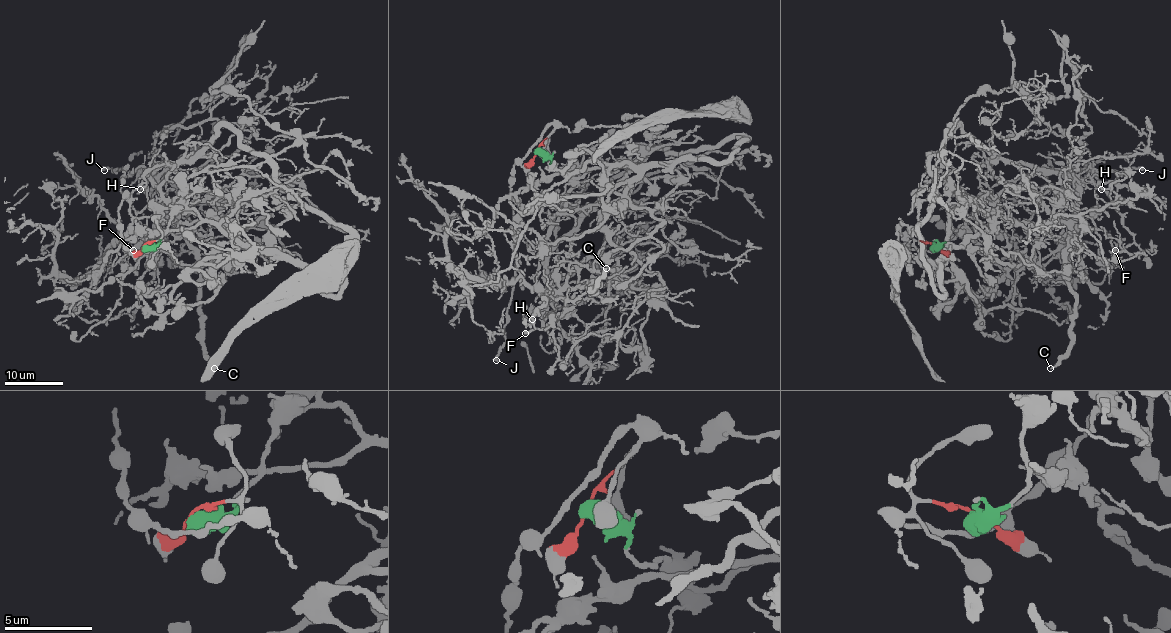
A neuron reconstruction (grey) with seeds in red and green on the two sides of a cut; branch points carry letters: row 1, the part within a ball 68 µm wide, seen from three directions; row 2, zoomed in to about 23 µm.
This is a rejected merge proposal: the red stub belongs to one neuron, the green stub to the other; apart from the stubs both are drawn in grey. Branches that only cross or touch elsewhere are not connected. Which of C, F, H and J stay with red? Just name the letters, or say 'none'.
J

